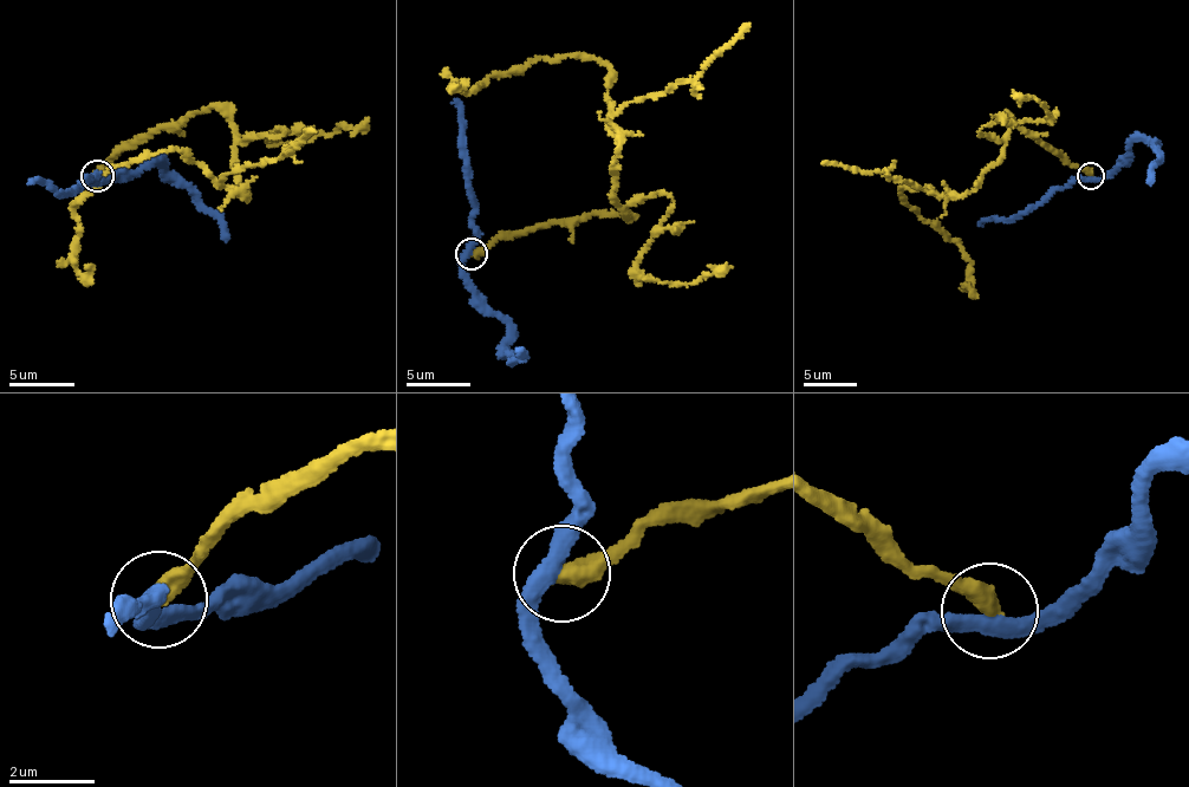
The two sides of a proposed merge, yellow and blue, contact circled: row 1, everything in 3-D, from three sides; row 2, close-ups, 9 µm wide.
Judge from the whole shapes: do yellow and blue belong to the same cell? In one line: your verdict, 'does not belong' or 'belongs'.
does not belong

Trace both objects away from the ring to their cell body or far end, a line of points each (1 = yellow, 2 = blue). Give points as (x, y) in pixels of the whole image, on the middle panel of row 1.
1: (472, 254), (561, 220), (625, 218), (611, 202), (609, 66), (557, 56), (467, 92), (452, 85), (468, 79)
2: (470, 254), (463, 265), (463, 284), (507, 325), (507, 343), (514, 361), (522, 353), (518, 350)

